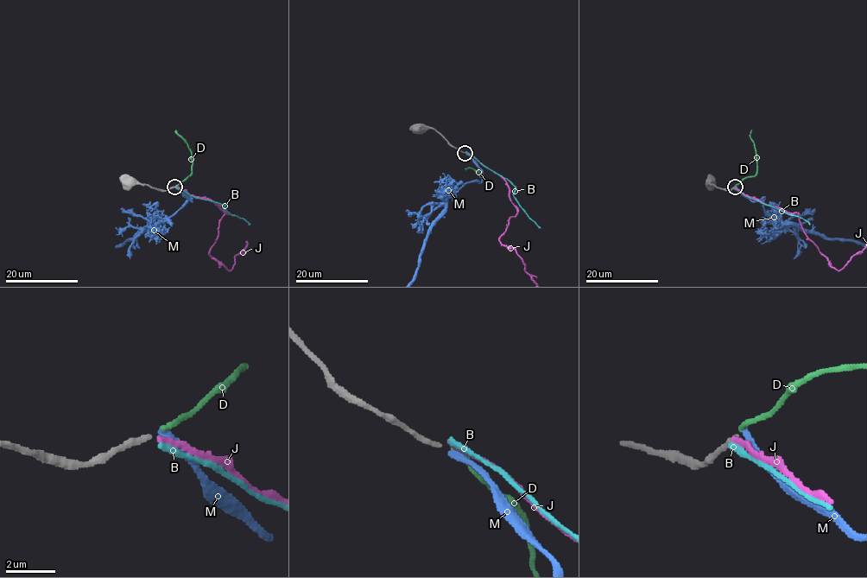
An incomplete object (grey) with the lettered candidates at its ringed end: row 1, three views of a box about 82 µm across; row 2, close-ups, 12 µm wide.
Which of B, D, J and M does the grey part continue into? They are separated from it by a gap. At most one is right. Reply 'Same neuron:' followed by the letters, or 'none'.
Same neuron: D

